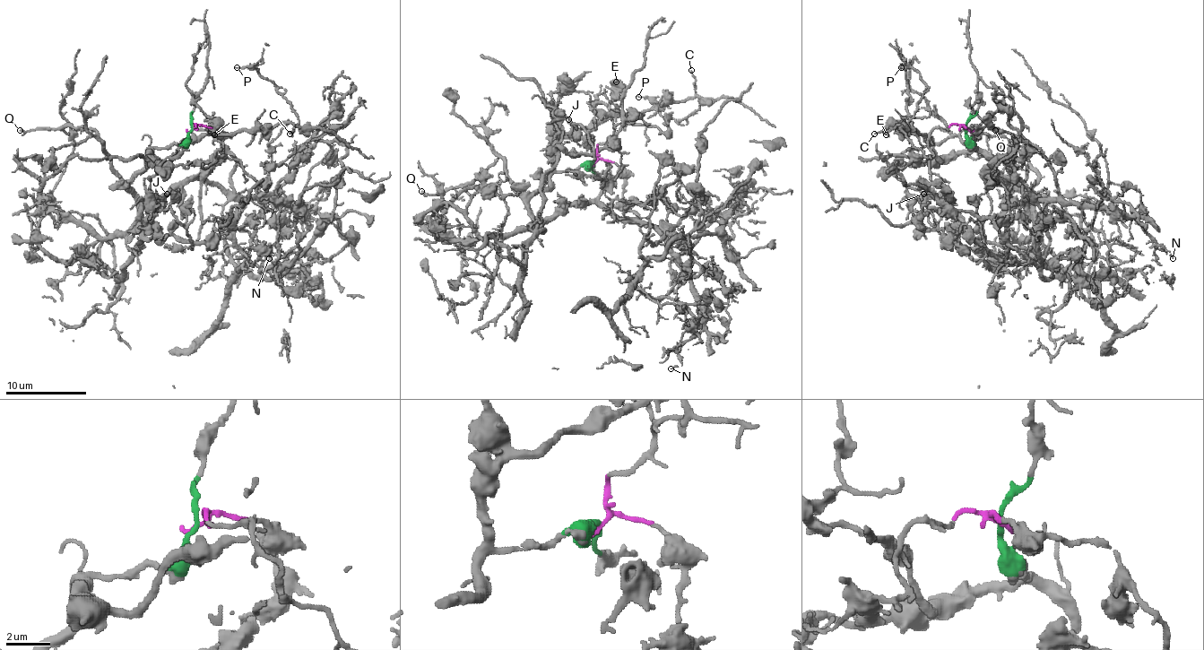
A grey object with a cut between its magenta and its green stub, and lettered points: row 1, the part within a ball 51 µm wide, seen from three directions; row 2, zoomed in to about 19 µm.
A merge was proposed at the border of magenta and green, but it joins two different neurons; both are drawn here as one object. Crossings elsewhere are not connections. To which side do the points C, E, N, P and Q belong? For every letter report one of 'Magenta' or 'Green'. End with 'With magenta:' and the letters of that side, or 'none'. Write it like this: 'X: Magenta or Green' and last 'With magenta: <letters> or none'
C: Green
E: Green
N: Magenta
P: Green
Q: Green
With magenta: N

